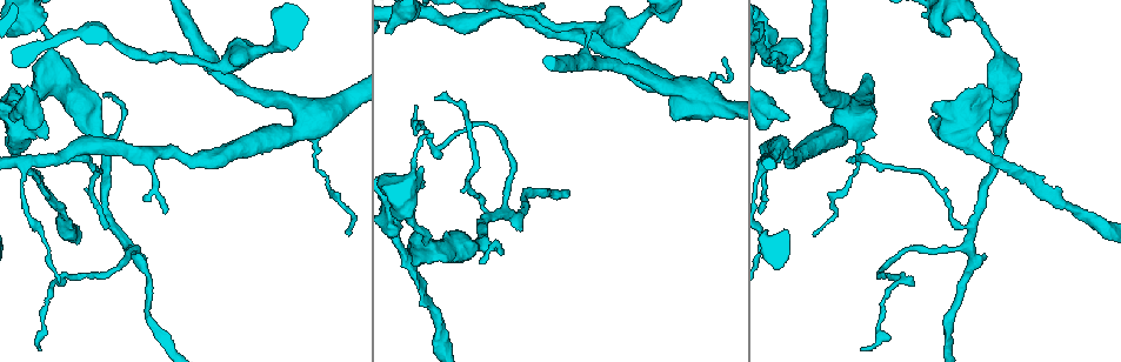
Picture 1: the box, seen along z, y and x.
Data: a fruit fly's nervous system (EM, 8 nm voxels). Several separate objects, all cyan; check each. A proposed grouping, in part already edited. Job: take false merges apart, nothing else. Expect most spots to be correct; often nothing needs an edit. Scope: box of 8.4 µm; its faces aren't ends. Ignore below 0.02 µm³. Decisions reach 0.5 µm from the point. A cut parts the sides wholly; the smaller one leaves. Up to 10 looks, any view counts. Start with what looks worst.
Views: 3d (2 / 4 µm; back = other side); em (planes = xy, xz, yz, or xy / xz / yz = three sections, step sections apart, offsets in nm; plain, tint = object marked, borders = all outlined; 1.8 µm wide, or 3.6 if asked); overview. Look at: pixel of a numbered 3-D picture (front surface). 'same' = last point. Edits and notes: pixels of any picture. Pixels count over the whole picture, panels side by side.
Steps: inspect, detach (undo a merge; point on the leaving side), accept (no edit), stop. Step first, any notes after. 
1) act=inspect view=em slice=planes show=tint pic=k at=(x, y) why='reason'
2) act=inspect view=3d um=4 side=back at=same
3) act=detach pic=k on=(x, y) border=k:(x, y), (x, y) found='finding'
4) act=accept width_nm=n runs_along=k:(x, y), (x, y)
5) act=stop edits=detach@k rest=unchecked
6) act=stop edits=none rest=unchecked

act=inspect view=3d um=2 pic=1 at=(62, 276)

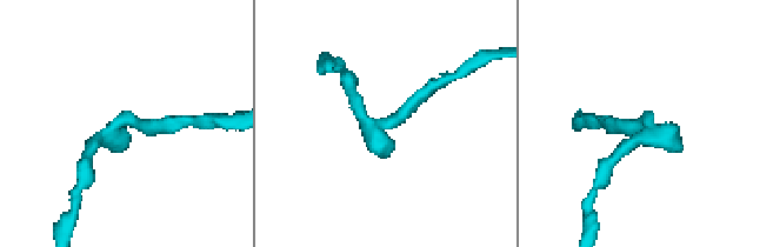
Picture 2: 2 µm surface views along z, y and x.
act=inspect view=em um=3.6 slice=xy step=4 show=plain pic=2 at=(381, 129)

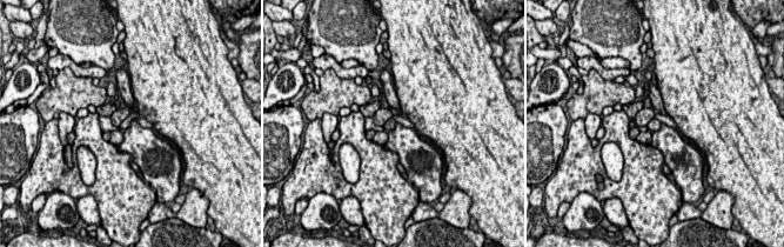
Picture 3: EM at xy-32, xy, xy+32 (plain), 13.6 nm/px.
act=inspect view=em um=3.6 slice=xy step=4 show=borders at=same

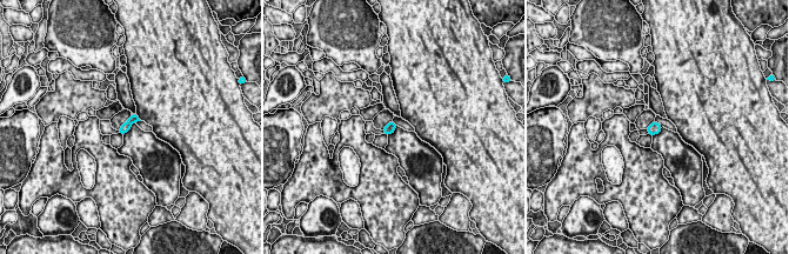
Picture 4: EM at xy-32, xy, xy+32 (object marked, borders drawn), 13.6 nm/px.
act=accept found='all the same neuron'

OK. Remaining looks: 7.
act=inspect view=3d um=2 pic=1 at=(963, 125) why='sharp bend'

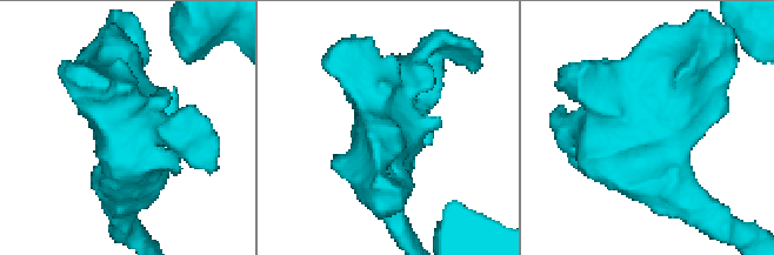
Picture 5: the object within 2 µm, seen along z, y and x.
act=inspect view=em um=3.6 slice=planes show=tint pic=5 at=(125, 136)

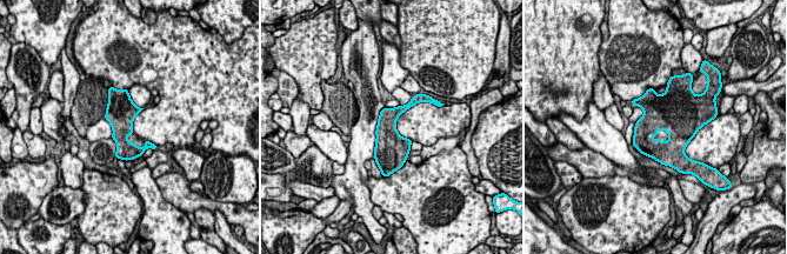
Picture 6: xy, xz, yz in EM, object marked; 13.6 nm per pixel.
act=accept width_nm=320 found='continuous, no second neuron'

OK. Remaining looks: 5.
act=inspect view=em slice=planes show=tint pic=1 at=(589, 29) why='sudden change in width'

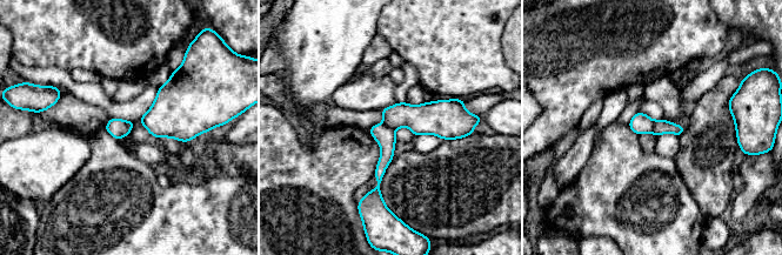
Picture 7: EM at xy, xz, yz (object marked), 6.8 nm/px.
act=detach pic=7 on=(640, 123) border=7:(654, 121), (652, 132) found='two neurons meet here'

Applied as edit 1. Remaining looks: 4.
act=inspect view=em um=3.6 slice=planes show=tint pic=1 at=(61, 72) why='thick turns thin'

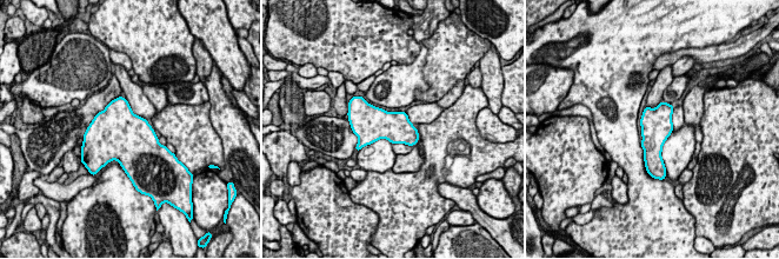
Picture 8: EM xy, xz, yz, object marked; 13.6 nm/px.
act=accept found='all the same neuron'

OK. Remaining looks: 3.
act=stop edits=detach@7 rest=unchecked

